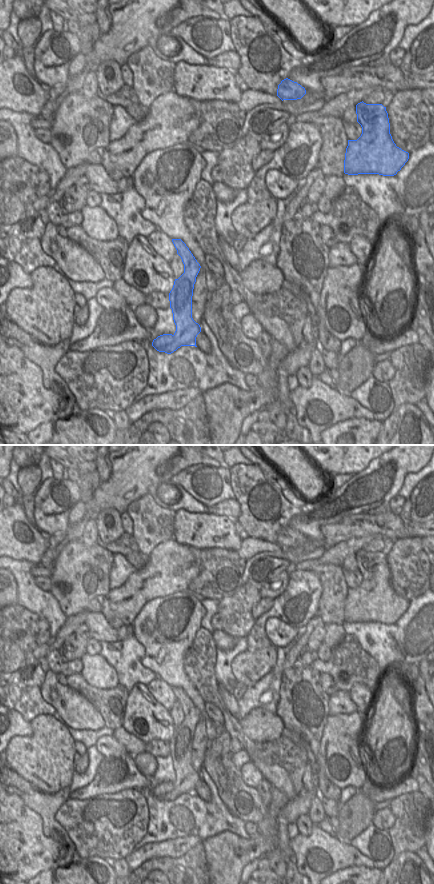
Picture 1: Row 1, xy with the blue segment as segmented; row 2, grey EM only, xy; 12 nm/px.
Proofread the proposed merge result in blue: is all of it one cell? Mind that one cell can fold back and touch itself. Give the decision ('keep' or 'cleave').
keep

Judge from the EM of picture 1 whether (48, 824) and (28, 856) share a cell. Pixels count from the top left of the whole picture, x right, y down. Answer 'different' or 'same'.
different

